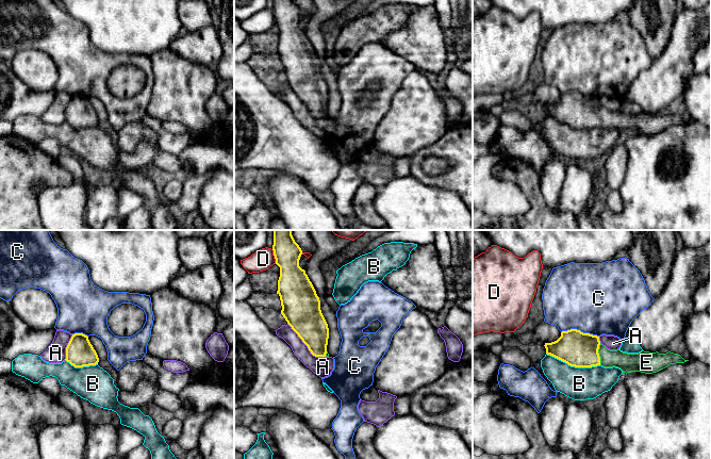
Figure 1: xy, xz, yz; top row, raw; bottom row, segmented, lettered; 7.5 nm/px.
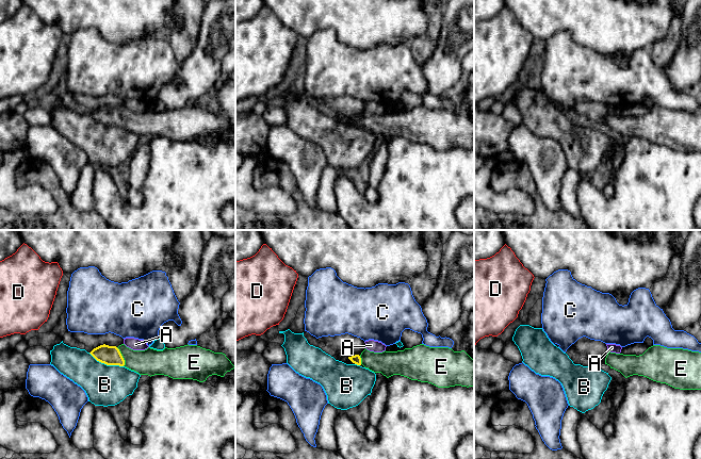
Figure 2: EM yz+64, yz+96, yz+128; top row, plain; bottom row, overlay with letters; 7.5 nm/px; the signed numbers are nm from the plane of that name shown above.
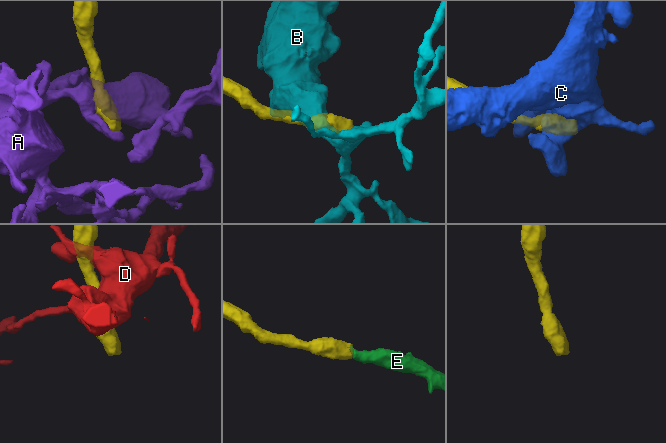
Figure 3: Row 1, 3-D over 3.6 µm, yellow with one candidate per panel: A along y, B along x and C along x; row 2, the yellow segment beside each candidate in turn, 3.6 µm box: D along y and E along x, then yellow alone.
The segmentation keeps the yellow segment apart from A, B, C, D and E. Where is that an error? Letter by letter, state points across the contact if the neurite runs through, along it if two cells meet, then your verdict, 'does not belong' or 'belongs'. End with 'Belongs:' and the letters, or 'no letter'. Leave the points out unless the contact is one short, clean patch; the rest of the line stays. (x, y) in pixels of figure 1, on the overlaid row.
A: along xz (287, 323), (313, 355), (325, 357) | does not belong
B: along yz (546, 353), (575, 366), (599, 365) | does not belong
C: along yz (561, 331), (577, 329), (598, 337) | does not belong
D: does not belong
E: across yz (574, 347), (598, 355), (627, 362) | belongs
Belongs: E

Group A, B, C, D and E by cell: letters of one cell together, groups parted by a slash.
A / B / C / D / E

